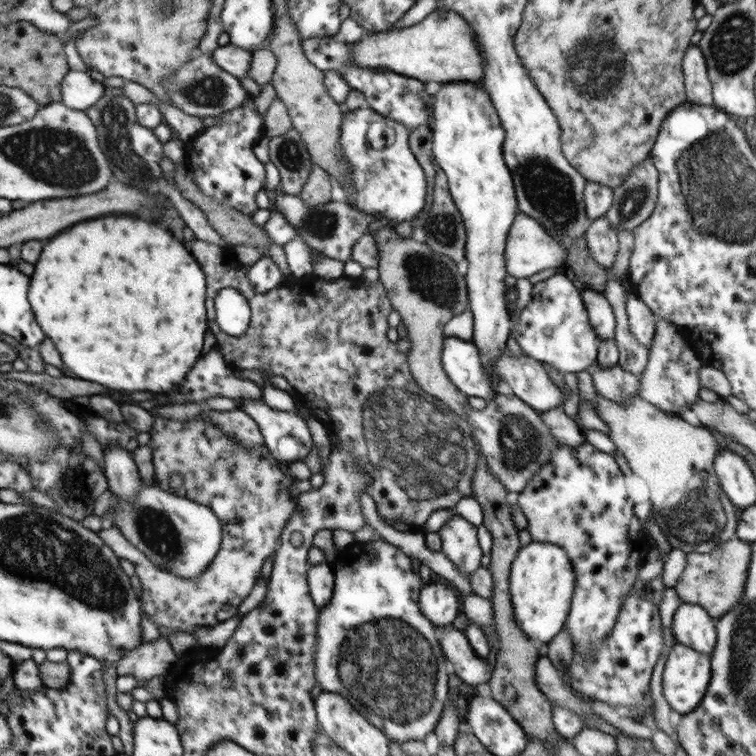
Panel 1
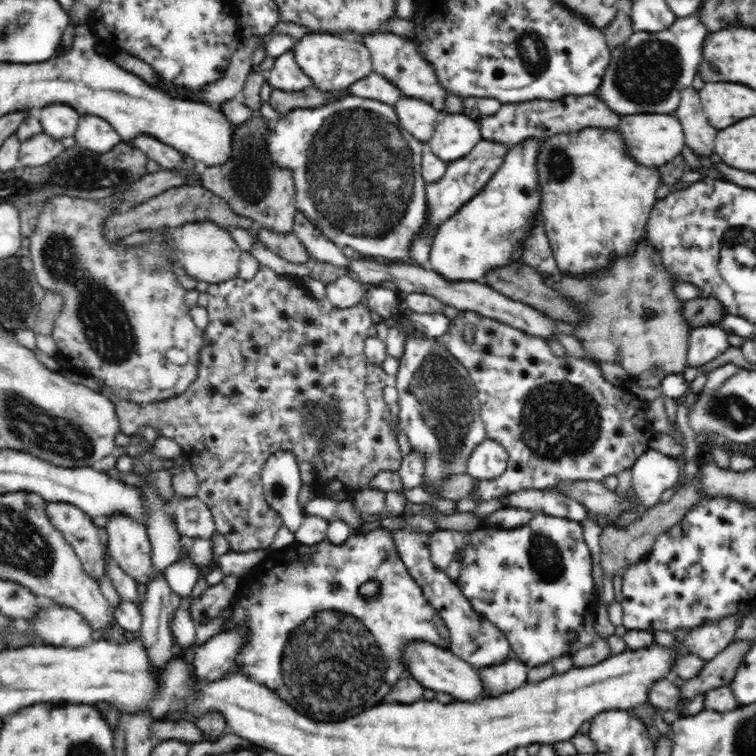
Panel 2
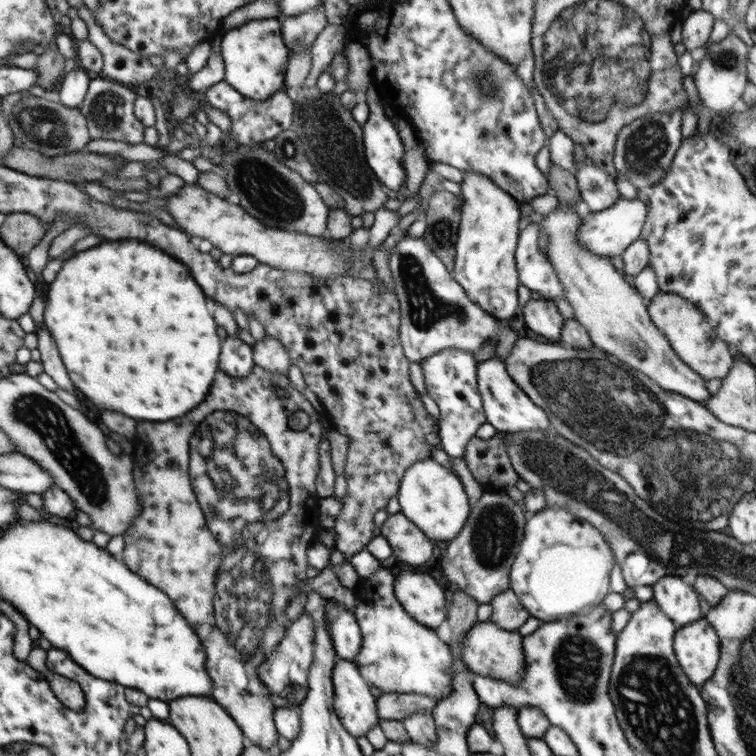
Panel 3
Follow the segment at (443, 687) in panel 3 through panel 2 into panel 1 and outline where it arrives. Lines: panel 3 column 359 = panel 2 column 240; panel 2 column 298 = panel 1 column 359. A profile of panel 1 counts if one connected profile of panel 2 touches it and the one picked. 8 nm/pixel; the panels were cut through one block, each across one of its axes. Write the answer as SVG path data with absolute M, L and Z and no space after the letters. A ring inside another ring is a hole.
M374 540L370 542L354 541L348 544L345 548L338 550L334 560L328 562L333 570L335 576L335 585L333 588L333 595L328 604L319 608L318 626L316 631L317 647L314 653L314 672L317 684L321 687L322 691L338 692L355 706L355 708L364 713L365 717L376 727L379 728L389 738L394 738L394 734L402 736L402 732L394 726L404 724L404 722L414 722L420 720L420 716L426 718L426 730L422 730L420 726L416 726L416 738L424 738L428 732L432 732L438 724L443 712L444 704L448 702L448 670L446 670L446 663L448 660L441 648L440 636L437 634L435 626L422 615L419 607L419 594L421 588L424 586L418 573L412 570L412 559L406 556L406 553L400 550L393 544L388 544L384 540ZM382 666L388 666L384 670L386 676L374 676L374 672L382 674Z

